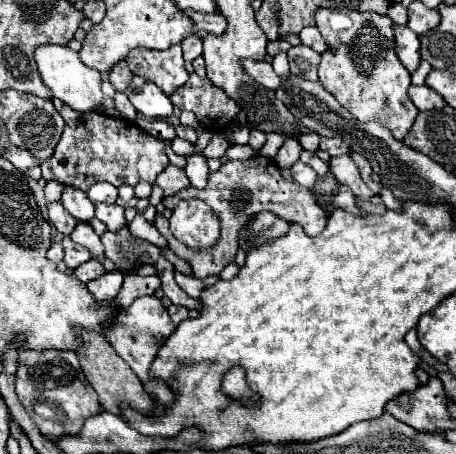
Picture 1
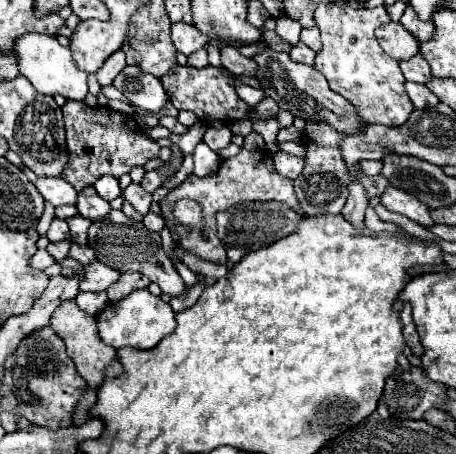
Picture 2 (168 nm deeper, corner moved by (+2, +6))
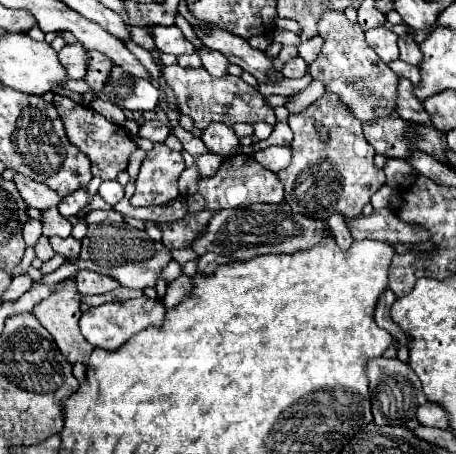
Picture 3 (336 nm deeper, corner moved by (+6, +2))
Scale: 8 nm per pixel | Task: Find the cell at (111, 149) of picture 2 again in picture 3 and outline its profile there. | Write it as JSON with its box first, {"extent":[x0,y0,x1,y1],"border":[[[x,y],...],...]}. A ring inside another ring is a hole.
{"extent":[55,94,137,180],"border":[[[57,94],[55,96],[55,108],[59,112],[61,122],[65,124],[67,138],[73,146],[77,146],[89,160],[91,160],[91,172],[93,176],[99,176],[101,180],[115,180],[119,172],[127,168],[129,156],[137,150],[137,144],[131,140],[127,130],[119,124],[109,122],[105,116],[97,114],[91,108],[85,108],[81,104],[75,104],[71,98]]]}

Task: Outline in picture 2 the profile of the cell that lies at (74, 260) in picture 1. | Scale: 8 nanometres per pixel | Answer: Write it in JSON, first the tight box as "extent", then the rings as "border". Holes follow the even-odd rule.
{"extent":[47,240,71,262],"border":[[[63,240],[63,242],[51,242],[51,244],[47,246],[47,252],[55,258],[55,262],[59,262],[59,260],[63,260],[63,258],[67,256],[69,246],[71,246],[69,240]]]}

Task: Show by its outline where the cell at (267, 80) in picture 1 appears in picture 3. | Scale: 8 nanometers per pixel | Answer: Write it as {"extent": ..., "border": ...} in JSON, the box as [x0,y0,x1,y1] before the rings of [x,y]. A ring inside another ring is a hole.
{"extent":[197,50,229,76],"border":[[[197,50],[201,60],[203,60],[203,68],[213,74],[213,76],[225,76],[227,74],[227,66],[229,66],[229,60],[221,54],[221,52],[215,52],[215,50]]]}

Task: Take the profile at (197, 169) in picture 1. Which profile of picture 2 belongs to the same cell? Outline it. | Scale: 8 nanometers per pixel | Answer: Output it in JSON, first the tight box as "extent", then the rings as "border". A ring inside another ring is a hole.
{"extent":[193,142,221,176],"border":[[[205,142],[197,144],[193,156],[195,156],[195,172],[193,172],[195,176],[209,176],[209,174],[217,172],[217,168],[221,164],[219,156]]]}

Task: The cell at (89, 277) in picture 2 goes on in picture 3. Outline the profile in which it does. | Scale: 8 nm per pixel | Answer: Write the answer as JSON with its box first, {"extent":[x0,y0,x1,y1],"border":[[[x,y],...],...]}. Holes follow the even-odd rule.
{"extent":[75,270,119,296],"border":[[[79,270],[77,276],[75,276],[75,282],[77,282],[77,288],[79,288],[79,292],[83,296],[87,296],[87,294],[103,294],[103,292],[119,288],[117,280],[113,280],[109,276],[101,276],[97,272],[89,272],[89,270]]]}

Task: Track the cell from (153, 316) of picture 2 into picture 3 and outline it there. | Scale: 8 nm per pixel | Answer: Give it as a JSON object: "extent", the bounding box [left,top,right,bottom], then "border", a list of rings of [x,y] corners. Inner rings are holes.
{"extent":[79,296,165,350],"border":[[[147,296],[135,298],[135,300],[125,300],[125,302],[111,302],[111,304],[101,304],[95,308],[89,308],[81,320],[79,320],[79,328],[81,334],[85,336],[87,342],[95,344],[97,348],[103,350],[117,350],[121,348],[131,336],[139,334],[143,328],[155,326],[161,328],[163,320],[165,320],[165,306],[161,304],[161,300],[151,300]]]}

